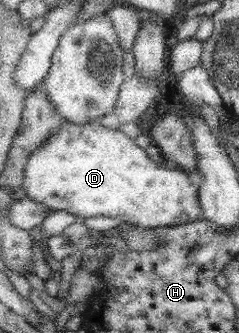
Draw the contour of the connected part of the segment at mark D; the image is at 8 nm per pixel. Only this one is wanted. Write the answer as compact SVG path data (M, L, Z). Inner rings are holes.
M66 121L63 127L63 131L55 137L51 137L51 141L47 141L47 145L43 145L37 151L33 152L31 155L30 164L27 165L27 181L24 187L24 193L26 197L30 197L43 205L46 205L50 211L70 211L75 215L80 215L85 218L99 217L99 216L111 216L123 218L125 221L125 226L129 223L135 223L139 228L155 228L155 227L170 227L175 228L177 226L193 223L194 221L199 221L202 219L202 198L200 197L200 184L197 177L187 173L180 167L175 167L175 165L161 165L161 163L155 163L151 161L149 153L135 143L135 139L131 139L129 135L125 135L123 131L111 129L111 127L103 127L100 122L89 123L89 125L77 125L77 123Z

